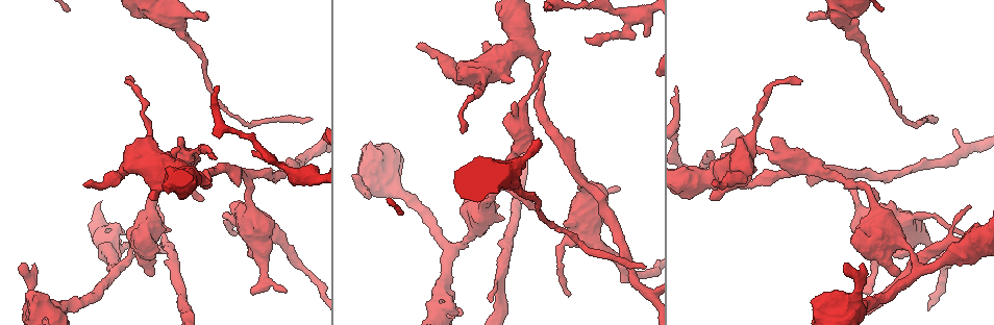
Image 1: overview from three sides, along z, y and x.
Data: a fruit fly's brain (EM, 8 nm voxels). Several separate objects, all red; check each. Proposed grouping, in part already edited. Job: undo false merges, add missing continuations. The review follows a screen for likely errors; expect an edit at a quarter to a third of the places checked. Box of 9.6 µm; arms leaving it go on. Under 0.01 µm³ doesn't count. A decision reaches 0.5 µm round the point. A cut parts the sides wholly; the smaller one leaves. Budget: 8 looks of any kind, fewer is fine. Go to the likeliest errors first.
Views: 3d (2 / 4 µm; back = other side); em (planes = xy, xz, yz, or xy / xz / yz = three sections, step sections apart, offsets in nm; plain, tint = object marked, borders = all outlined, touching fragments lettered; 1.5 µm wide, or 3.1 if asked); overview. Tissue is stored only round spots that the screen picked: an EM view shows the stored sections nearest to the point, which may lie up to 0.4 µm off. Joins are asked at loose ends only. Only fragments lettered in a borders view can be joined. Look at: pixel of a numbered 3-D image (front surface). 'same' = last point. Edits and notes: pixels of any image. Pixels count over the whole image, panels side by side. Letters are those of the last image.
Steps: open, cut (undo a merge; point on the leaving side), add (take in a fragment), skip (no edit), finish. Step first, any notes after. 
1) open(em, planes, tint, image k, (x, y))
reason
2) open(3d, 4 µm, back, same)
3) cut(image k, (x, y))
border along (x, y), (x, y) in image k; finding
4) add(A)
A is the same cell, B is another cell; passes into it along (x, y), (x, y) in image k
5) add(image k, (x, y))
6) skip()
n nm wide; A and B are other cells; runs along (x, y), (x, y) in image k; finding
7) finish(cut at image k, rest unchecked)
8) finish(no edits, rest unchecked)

open(em, xy, step 8, tint, image 1, (708, 152))
an open end

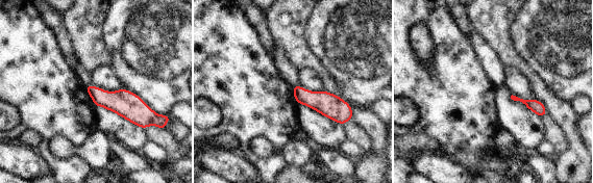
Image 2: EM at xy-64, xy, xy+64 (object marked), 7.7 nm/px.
open(em, planes, borders, same)
cut it another way

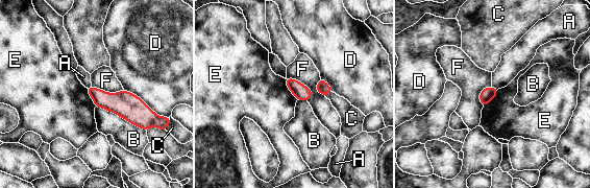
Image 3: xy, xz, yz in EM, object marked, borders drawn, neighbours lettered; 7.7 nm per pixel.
skip()
A, B, C, D, E and F are other cells; border along (287, 76), (311, 90), (308, 101) in image 3; none of them fits

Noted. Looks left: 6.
open(em, planes, borders, image 1, (643, 266))

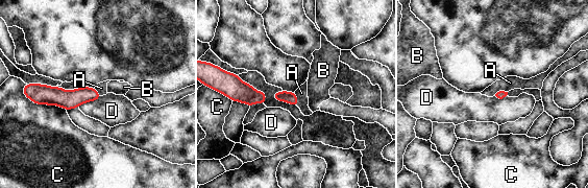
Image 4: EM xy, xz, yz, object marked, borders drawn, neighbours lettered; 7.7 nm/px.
skip()
A, B, C and D are other cells; runs along (33, 91), (52, 96), (96, 96) in image 4; none of them fits

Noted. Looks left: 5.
open(3d, 2 µm, image 1, (156, 207))
thin end

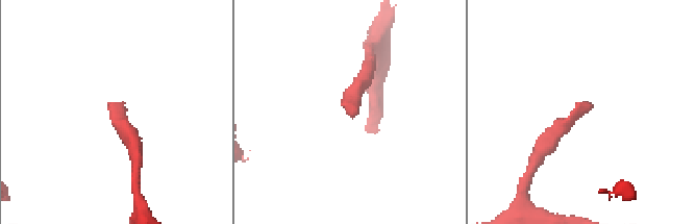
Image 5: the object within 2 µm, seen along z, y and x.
open(em, xz, step 8, borders, image 5, (121, 107))

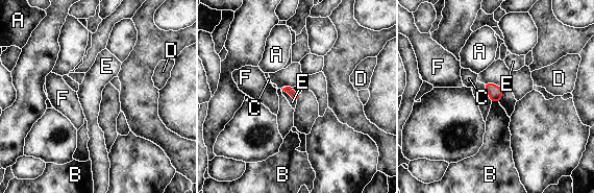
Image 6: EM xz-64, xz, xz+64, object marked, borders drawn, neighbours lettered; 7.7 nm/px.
skip()
E touches over 160 nm; A, B, C, D, E and F are other cells; no lettered fragment goes on from it

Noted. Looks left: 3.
finish(no edits, rest unchecked)

